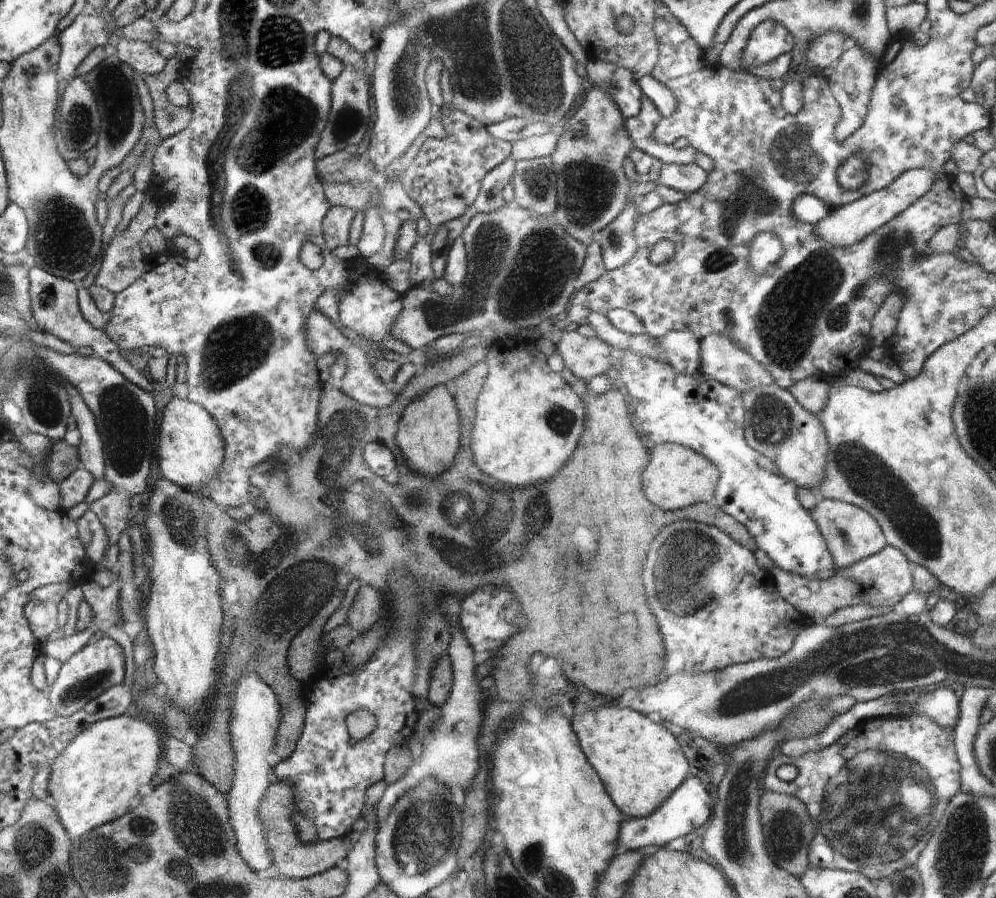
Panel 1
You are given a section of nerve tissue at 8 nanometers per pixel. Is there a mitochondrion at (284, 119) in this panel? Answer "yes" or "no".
yes

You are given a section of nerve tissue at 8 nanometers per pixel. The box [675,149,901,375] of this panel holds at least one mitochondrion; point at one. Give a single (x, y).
(735, 210)

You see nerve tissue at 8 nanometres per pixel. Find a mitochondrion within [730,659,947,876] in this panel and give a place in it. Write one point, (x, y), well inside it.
(788, 832)

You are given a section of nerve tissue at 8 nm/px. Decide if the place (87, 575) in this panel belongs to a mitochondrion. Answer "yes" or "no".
no

